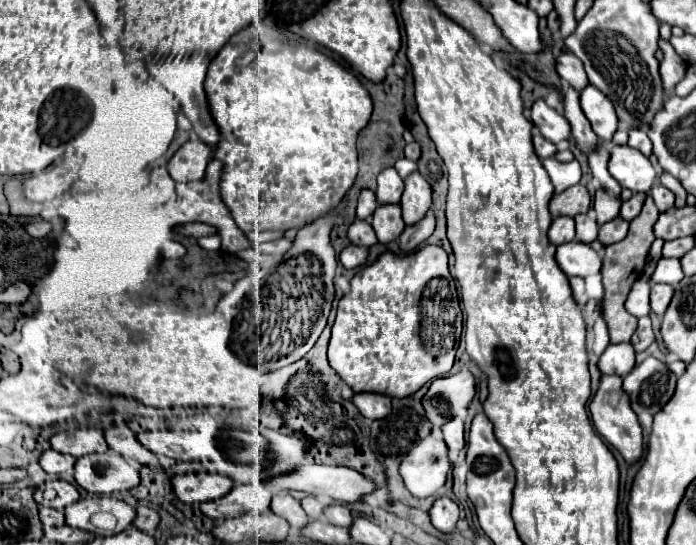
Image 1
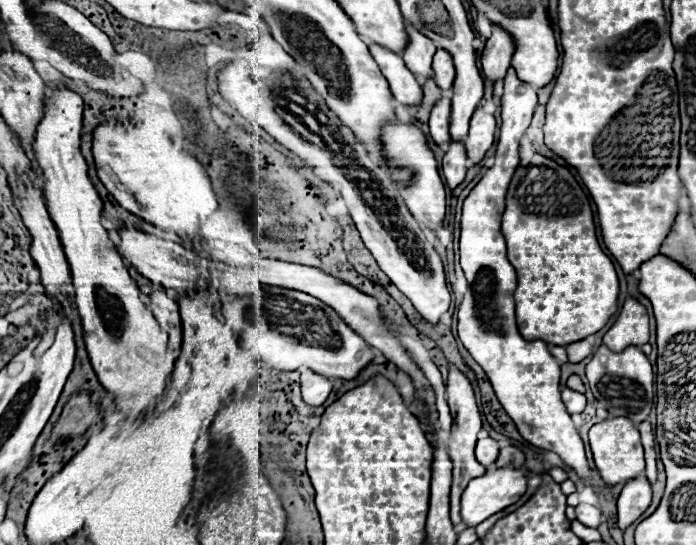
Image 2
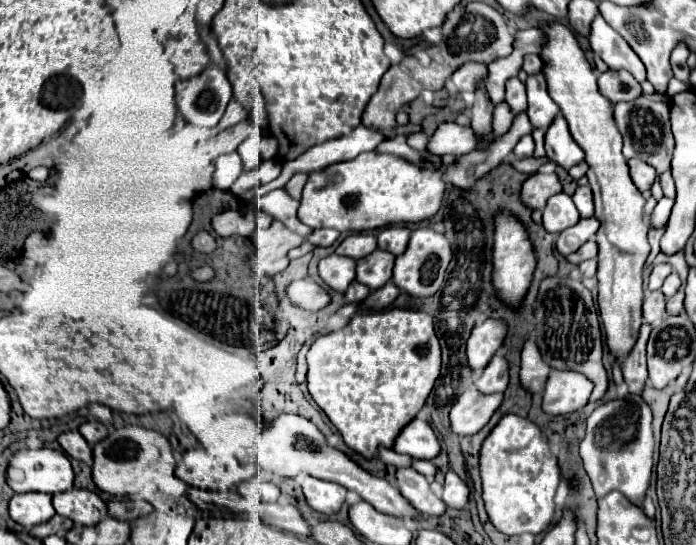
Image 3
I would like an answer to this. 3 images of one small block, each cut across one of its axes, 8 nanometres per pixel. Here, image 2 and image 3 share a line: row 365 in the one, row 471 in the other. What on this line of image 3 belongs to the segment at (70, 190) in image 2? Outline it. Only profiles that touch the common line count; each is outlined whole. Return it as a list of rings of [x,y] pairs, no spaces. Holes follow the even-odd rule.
[[[126,426],[126,428],[114,430],[106,440],[100,440],[94,446],[92,480],[102,492],[108,492],[114,496],[138,494],[140,488],[156,476],[156,470],[158,470],[158,474],[164,474],[164,476],[170,474],[170,478],[174,478],[174,472],[170,472],[170,464],[176,466],[172,448],[160,432],[146,430],[142,426]],[[132,454],[136,458],[132,458]]]

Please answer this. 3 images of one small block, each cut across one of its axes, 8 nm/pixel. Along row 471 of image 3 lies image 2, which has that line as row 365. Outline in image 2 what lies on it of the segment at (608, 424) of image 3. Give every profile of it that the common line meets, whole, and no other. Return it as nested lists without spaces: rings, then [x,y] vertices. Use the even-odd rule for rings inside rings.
[[[600,344],[592,360],[586,364],[586,378],[596,400],[606,404],[612,416],[626,416],[638,424],[650,414],[654,400],[654,370],[638,346],[628,346],[622,352],[612,352],[608,346]]]

